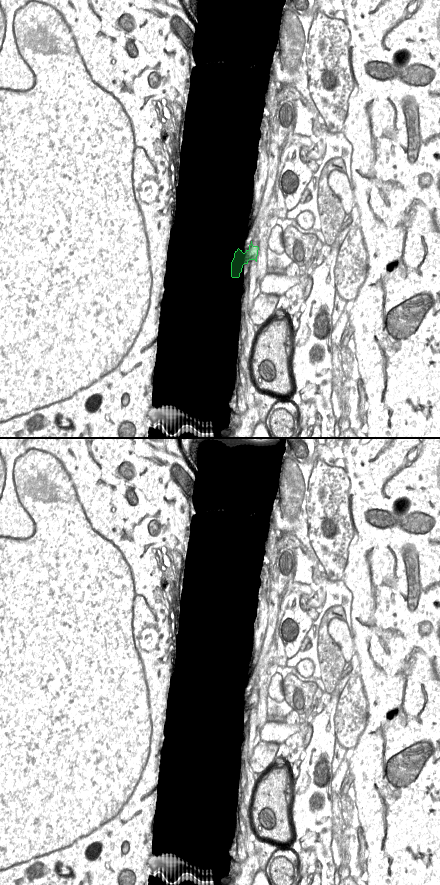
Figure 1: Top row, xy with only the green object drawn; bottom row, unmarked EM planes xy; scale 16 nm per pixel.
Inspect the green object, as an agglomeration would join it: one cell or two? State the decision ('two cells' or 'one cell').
two cells

